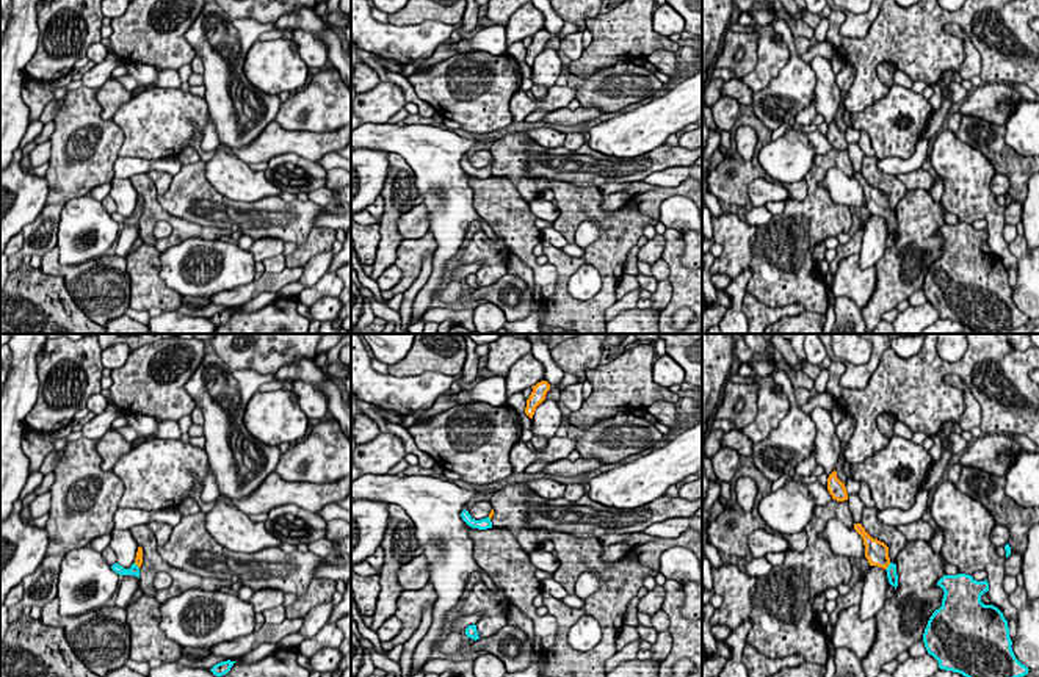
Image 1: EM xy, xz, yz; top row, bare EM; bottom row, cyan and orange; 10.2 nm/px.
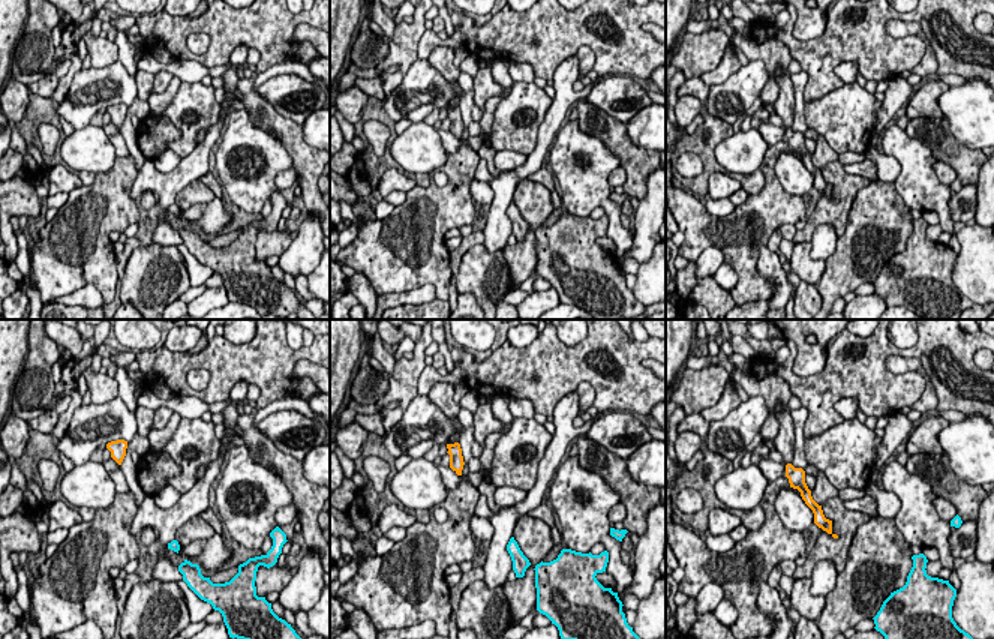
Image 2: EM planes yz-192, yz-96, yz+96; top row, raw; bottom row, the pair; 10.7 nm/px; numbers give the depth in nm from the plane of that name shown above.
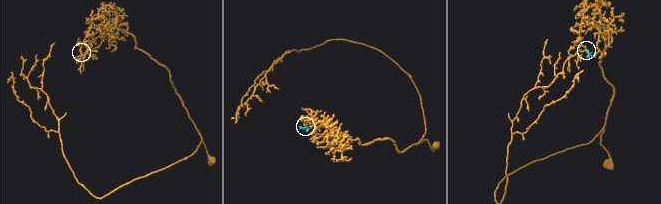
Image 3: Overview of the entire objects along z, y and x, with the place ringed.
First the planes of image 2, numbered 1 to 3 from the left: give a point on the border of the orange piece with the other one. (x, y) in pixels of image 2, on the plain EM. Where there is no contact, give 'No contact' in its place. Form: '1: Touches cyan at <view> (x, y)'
1: No contact
2: No contact
3: No contact

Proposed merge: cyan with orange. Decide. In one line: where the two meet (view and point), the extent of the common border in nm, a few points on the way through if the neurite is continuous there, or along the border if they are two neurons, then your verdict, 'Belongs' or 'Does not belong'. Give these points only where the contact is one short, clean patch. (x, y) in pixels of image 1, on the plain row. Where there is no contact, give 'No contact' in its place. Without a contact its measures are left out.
Touches cyan at yz (889, 215). Shared border 100 nm. Path across: yz (892, 224), (889, 215), (876, 201). Belongs

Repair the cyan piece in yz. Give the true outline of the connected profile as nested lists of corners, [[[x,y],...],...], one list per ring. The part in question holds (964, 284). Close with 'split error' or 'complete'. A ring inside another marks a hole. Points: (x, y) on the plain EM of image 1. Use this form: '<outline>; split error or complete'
[[[943,224],[937,235],[945,243],[942,255],[928,270],[923,291],[940,318],[959,321],[975,334],[1009,334],[1028,323],[1012,301],[1003,262],[981,251],[989,240],[987,229]]]; complete

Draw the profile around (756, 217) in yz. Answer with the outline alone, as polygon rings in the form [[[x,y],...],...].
[[[763,205],[763,207],[752,207],[746,212],[746,223],[752,227],[765,226],[771,221],[774,215]]]

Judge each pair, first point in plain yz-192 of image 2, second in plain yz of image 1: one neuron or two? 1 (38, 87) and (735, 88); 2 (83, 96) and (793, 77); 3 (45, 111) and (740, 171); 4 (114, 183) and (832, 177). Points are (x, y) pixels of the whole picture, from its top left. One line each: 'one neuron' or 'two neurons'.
1: one neuron
2: one neuron
3: one neuron
4: two neurons

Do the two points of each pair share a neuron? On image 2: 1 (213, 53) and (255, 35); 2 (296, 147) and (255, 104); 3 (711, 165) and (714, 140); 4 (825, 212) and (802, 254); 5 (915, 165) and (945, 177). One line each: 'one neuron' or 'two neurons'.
1: one neuron
2: one neuron
3: one neuron
4: two neurons
5: two neurons

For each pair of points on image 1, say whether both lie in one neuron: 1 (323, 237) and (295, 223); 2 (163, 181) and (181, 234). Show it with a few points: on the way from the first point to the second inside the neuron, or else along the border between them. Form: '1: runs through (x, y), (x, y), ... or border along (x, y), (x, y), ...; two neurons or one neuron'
1: border along (314, 226), (307, 238), (298, 246); two neurons
2: border along (146, 173), (159, 193); two neurons

